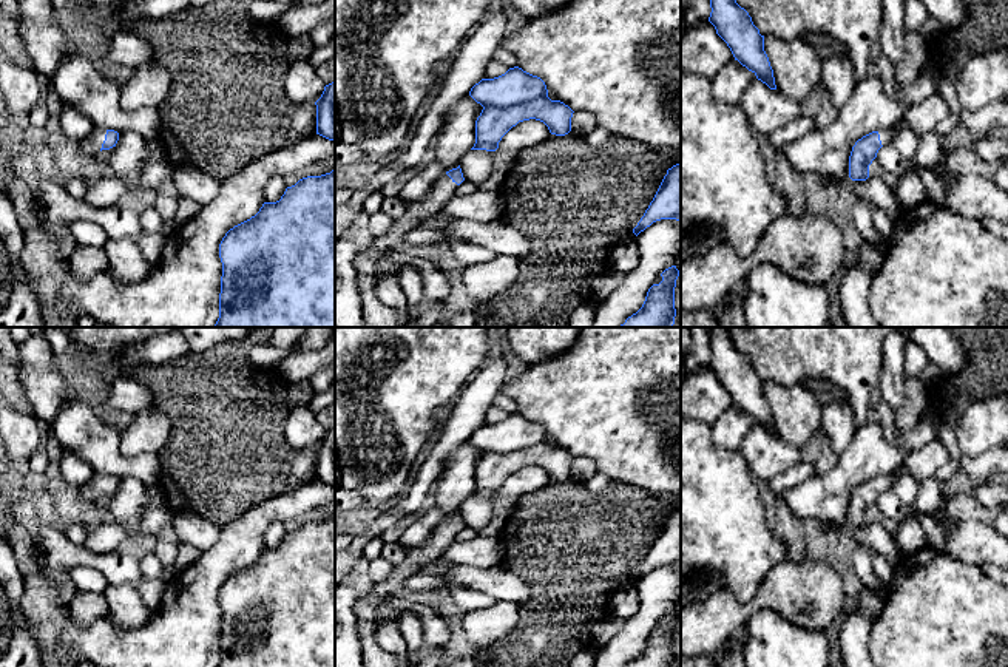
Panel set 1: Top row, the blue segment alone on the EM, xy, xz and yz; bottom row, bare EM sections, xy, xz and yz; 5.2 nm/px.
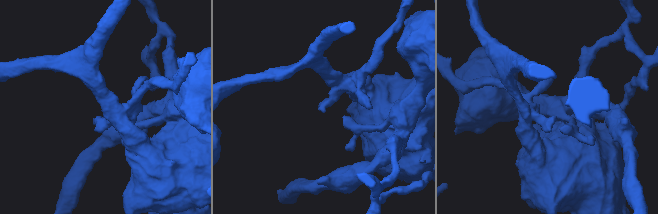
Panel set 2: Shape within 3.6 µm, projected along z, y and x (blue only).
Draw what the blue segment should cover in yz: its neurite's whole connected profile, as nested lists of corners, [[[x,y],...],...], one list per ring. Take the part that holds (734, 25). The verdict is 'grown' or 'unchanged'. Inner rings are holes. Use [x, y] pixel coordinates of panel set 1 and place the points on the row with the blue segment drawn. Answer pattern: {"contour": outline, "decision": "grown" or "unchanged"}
{"contour": [[[710,0],[709,22],[727,43],[735,60],[752,71],[770,90],[776,90],[773,69],[764,51],[764,36],[736,0]]], "decision": "unchanged"}

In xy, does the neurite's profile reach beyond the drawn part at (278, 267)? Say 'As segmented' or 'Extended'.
As segmented

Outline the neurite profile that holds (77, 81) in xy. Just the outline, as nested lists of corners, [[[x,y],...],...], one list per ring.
[[[71,49],[60,60],[51,82],[59,99],[90,117],[94,128],[117,133],[133,130],[145,141],[159,137],[161,116],[157,108],[144,107],[127,113],[120,102],[120,85],[103,76],[77,49]]]

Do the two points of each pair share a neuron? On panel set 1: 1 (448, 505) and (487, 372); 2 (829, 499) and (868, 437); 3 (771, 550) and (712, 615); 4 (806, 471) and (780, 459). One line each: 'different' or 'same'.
1: different
2: same
3: different
4: different

